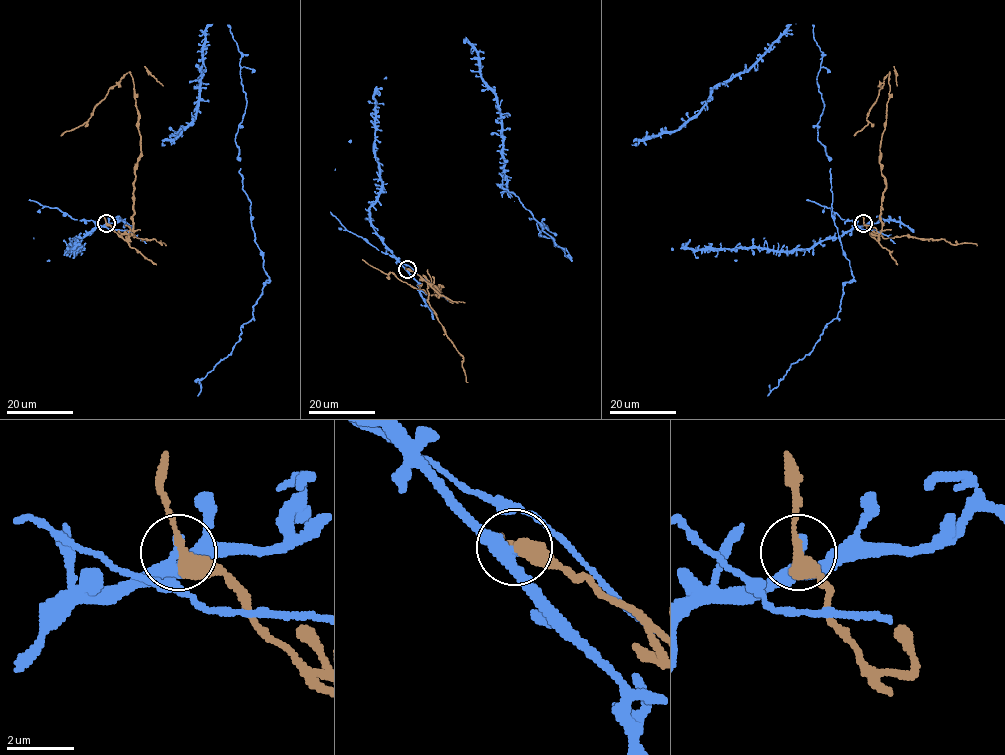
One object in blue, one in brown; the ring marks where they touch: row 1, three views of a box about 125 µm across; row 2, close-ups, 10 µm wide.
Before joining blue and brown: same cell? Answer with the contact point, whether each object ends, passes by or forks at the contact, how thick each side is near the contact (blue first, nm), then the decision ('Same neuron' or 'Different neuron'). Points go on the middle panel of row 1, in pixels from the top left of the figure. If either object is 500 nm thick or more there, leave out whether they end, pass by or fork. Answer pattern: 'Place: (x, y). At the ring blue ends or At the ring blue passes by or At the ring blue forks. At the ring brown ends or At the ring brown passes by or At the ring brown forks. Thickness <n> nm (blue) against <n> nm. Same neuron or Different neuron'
Place: (407, 269). At the ring blue passes by. At the ring brown passes by. Thickness 360 nm (blue) against 360 nm. Different neuron

